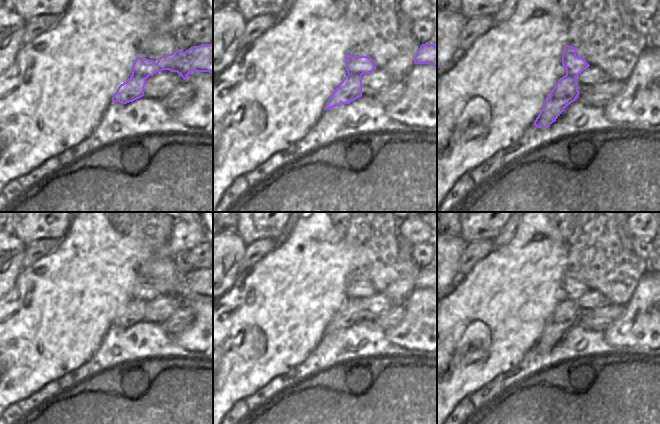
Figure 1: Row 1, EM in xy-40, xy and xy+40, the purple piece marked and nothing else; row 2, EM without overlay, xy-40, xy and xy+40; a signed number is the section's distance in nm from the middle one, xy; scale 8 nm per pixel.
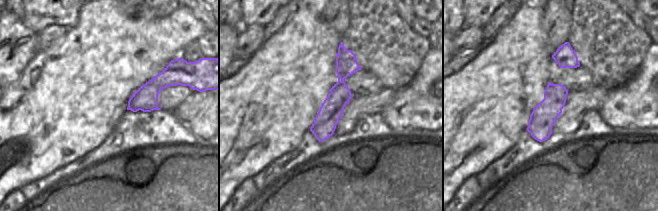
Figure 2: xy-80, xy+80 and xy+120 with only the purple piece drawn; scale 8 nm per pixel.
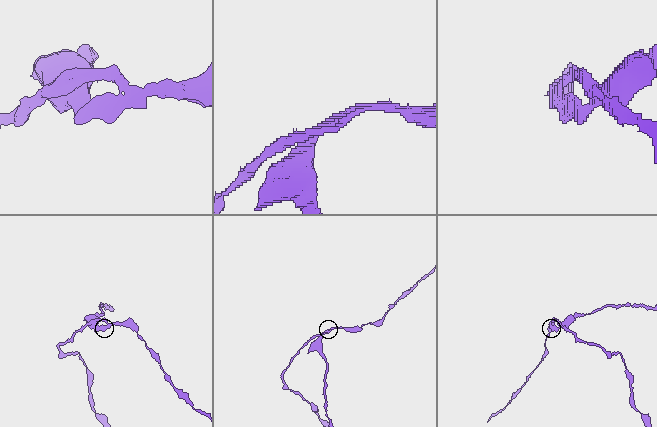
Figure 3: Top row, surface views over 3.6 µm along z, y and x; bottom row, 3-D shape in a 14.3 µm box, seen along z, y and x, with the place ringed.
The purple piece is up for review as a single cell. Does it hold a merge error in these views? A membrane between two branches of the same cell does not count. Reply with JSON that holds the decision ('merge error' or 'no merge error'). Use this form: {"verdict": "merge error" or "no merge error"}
{"verdict": "merge error"}

